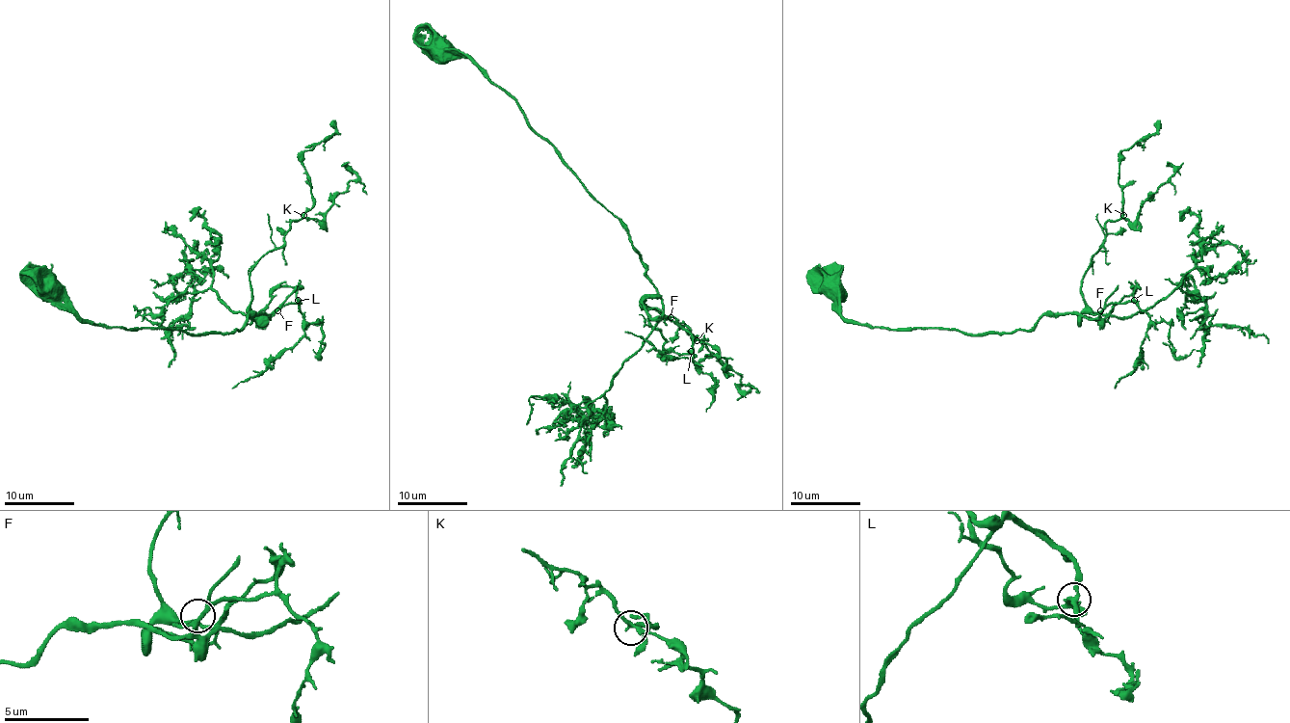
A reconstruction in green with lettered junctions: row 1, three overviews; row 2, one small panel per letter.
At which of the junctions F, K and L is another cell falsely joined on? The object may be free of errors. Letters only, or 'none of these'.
none of these

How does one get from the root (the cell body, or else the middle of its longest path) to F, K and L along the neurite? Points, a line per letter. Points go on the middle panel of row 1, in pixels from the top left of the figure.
F: (445, 53), (468, 57), (501, 87), (526, 121), (619, 221), (671, 317)
K: (445, 53), (468, 57), (515, 100), (526, 121), (626, 231), (656, 289), (643, 302), (683, 323), (697, 340)
L: (445, 53), (468, 57), (501, 87), (526, 121), (619, 221), (663, 312), (692, 336), (692, 351)

